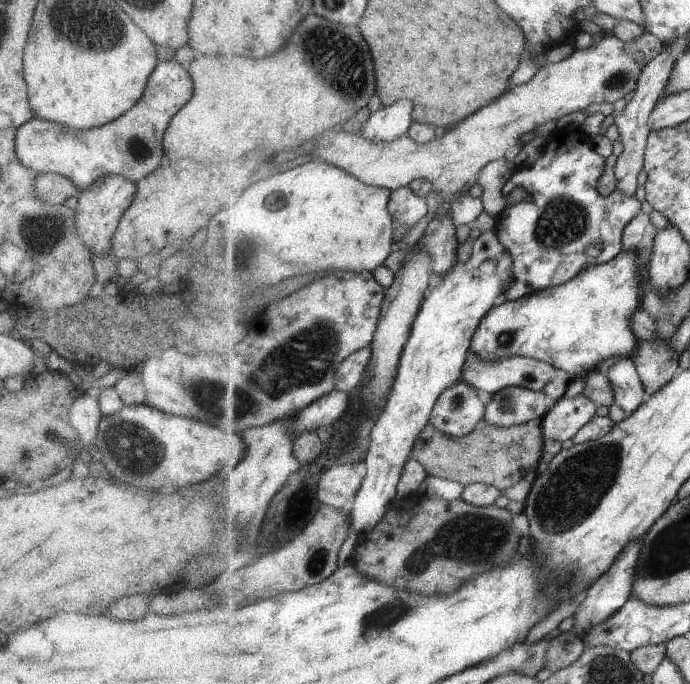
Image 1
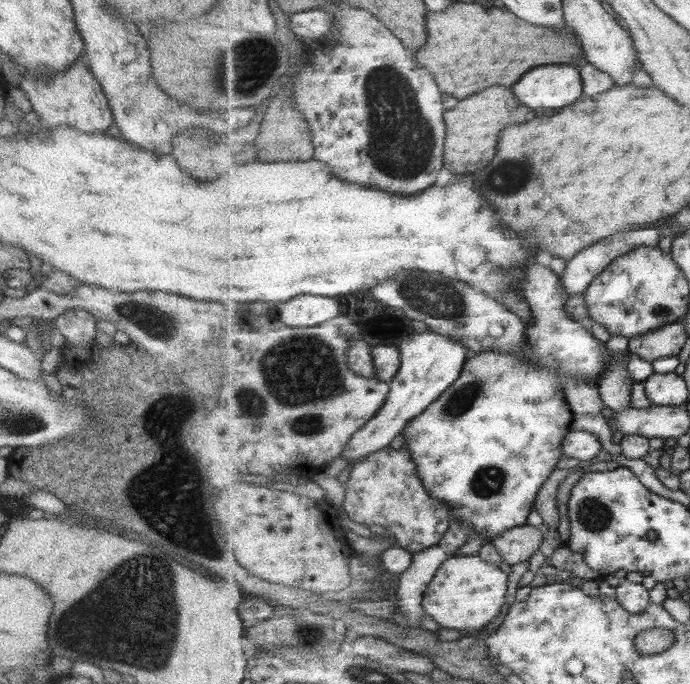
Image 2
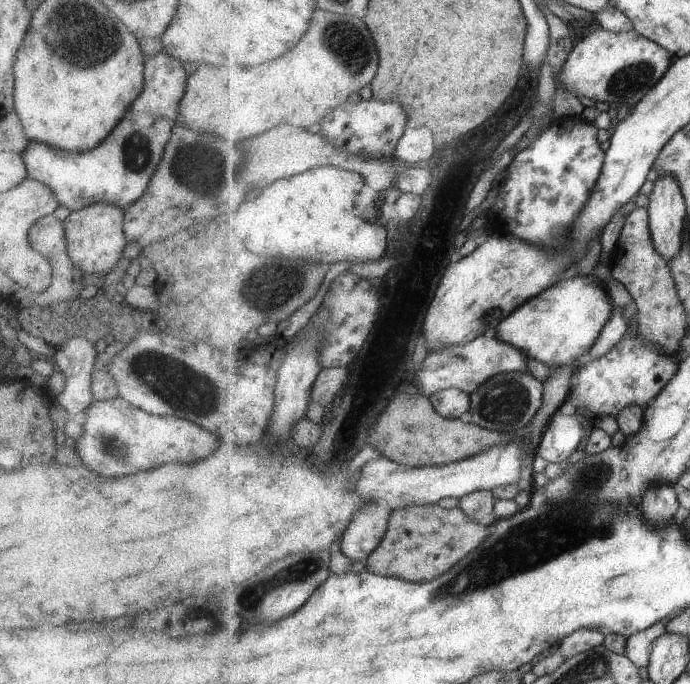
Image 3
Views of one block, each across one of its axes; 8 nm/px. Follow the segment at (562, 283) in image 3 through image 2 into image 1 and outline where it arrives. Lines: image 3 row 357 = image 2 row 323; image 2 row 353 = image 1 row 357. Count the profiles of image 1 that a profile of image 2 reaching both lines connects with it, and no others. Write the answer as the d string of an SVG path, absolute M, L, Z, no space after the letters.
M621 250L613 260L599 266L589 266L569 282L545 288L528 297L501 301L489 310L487 316L481 320L481 326L473 334L471 354L475 353L487 362L513 356L545 361L563 372L569 372L572 378L584 378L582 393L587 398L593 398L599 407L615 404L615 392L610 378L597 372L597 364L610 357L633 358L633 354L637 354L639 339L631 330L631 317L635 310L641 309L641 302L645 296L645 282L641 282L639 260L639 250Z

